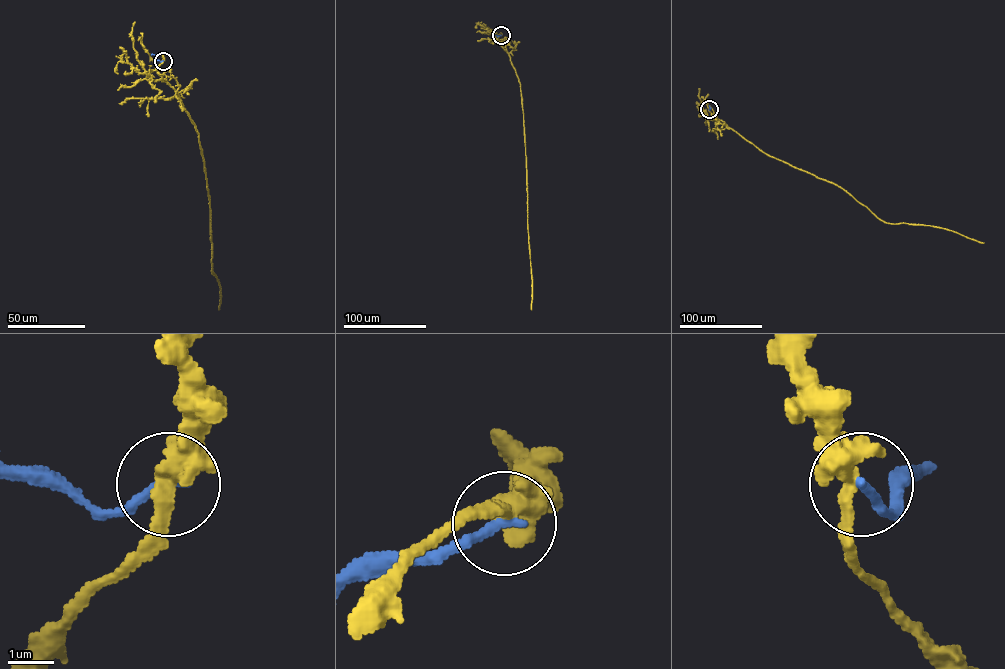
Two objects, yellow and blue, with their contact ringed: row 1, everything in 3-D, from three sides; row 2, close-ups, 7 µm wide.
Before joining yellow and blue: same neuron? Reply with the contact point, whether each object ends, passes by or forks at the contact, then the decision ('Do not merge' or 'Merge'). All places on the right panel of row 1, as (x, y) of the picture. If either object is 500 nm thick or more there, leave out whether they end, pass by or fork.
Place: (709, 109). At the ring yellow forks. At the ring blue ends. Do not merge

